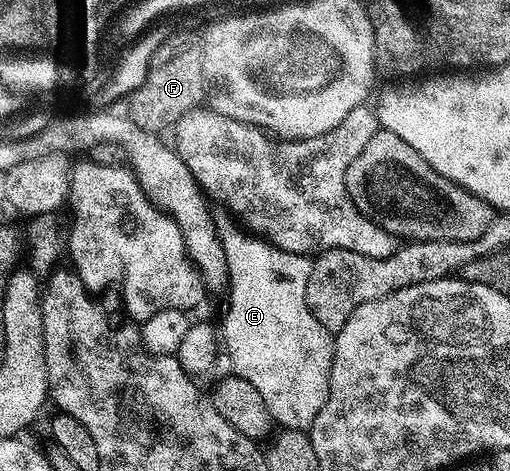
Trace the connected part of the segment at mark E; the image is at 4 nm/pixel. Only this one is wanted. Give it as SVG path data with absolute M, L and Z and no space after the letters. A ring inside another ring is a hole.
M228 212L216 216L216 232L220 235L228 263L228 313L224 316L224 328L222 324L222 344L226 356L232 359L231 371L250 382L262 394L266 410L270 410L273 421L281 429L311 429L314 418L318 418L322 406L326 406L334 343L333 333L318 322L306 298L312 277L312 260L299 252L277 247L267 239L264 241L256 236L247 236L232 221Z

